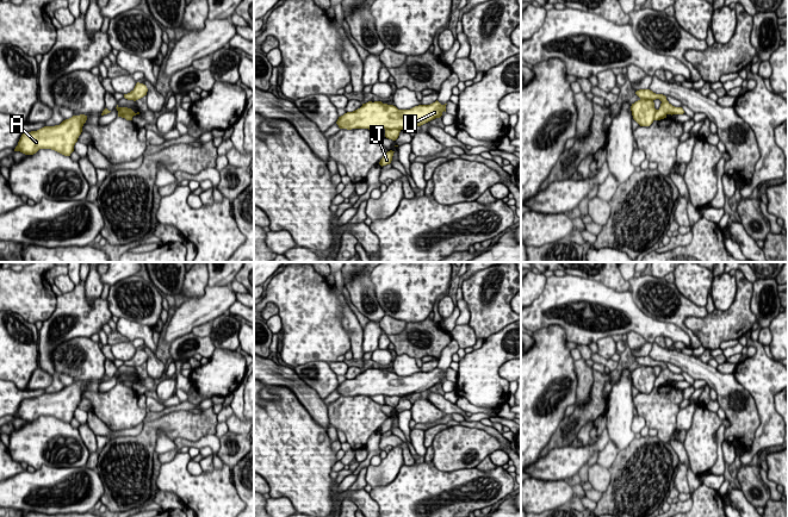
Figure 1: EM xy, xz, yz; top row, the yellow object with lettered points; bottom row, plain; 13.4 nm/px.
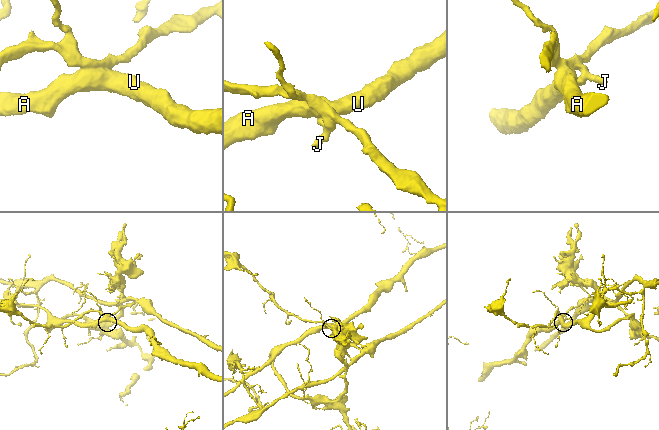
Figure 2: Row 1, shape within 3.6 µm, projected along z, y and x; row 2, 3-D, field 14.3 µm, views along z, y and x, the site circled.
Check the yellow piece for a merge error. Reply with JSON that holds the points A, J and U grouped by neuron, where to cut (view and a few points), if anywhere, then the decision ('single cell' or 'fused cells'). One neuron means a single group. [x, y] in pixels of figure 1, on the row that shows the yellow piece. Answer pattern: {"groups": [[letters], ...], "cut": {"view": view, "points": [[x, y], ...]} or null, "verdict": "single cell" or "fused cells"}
{"groups": [["A", "U"], ["J"]], "cut": {"view": "xz", "points": [[399, 129], [385, 130]]}, "verdict": "fused cells"}

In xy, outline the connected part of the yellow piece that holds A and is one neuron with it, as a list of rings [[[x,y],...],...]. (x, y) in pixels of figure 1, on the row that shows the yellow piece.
[[[85,114],[73,116],[60,125],[44,126],[37,131],[25,132],[14,151],[33,155],[39,149],[51,149],[64,156],[70,156],[86,120],[87,116]]]

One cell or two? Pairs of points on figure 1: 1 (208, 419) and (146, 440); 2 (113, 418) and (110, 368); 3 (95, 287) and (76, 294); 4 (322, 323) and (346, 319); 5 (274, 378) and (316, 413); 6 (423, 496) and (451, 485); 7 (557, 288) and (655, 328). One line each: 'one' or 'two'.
1: one
2: two
3: two
4: two
5: one
6: one
7: one

